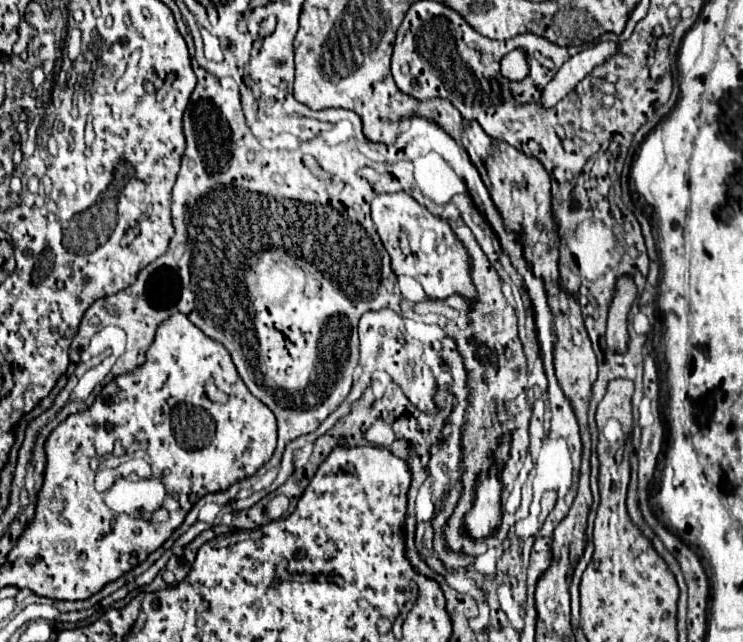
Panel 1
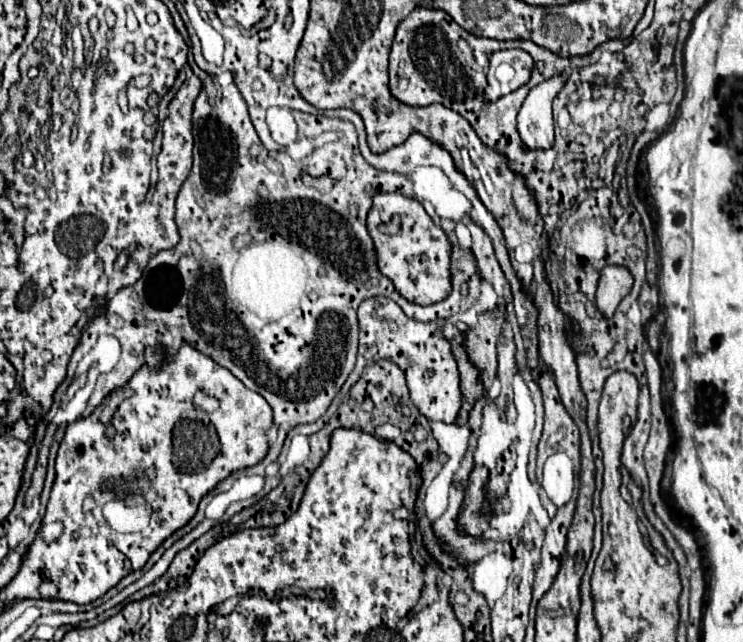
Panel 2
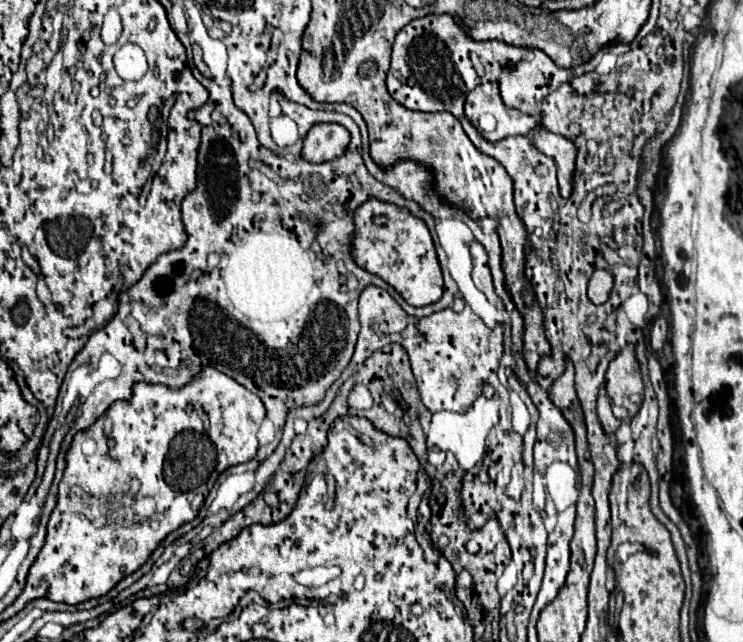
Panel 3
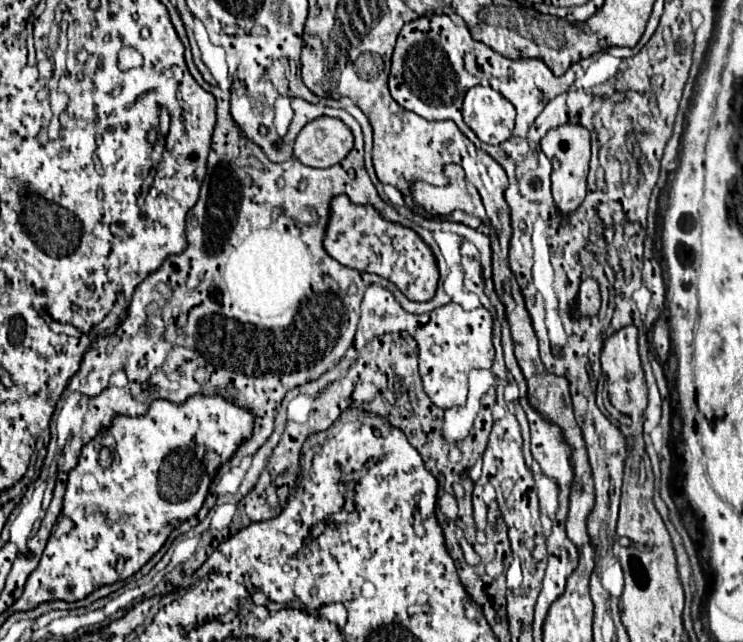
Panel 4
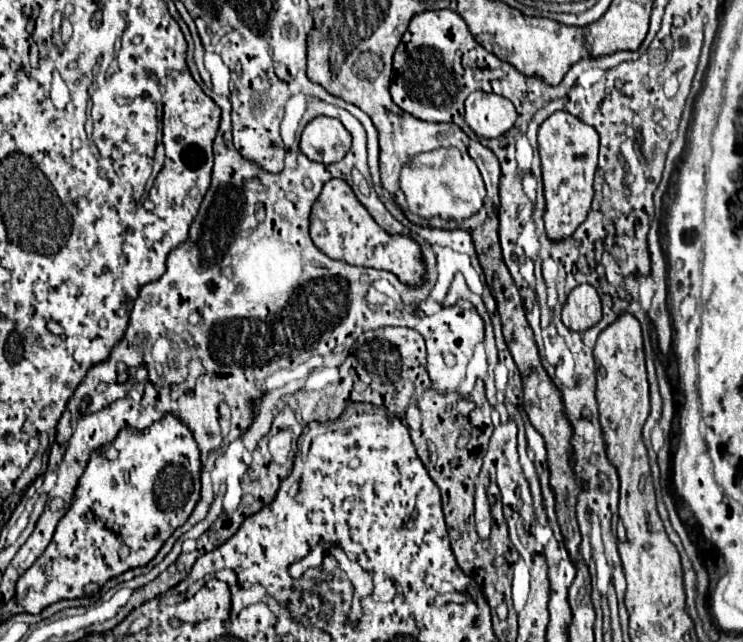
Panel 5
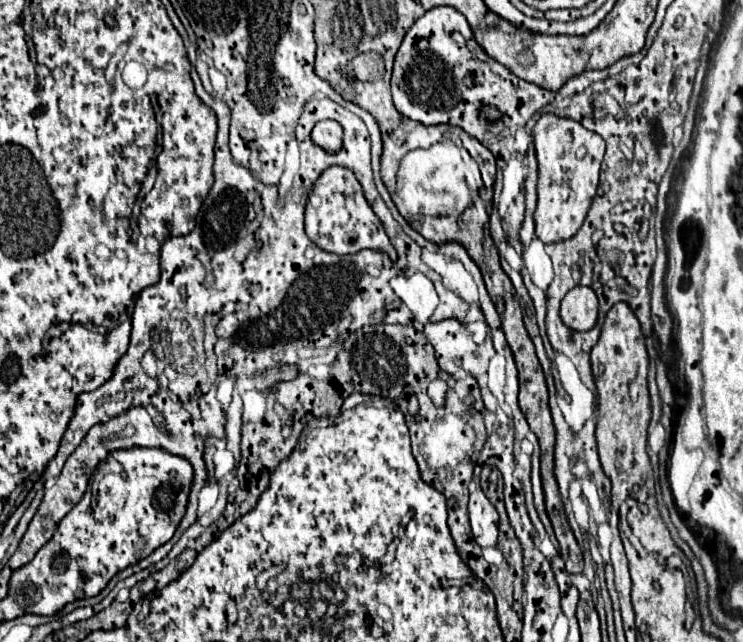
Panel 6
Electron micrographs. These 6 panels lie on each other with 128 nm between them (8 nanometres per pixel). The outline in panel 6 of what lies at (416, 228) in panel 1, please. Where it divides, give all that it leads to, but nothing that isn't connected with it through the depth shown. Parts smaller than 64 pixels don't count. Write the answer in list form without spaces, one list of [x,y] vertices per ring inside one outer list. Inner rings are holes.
[[[330,166],[318,176],[306,204],[306,234],[314,244],[328,252],[352,254],[362,248],[374,248],[396,260],[396,250],[392,248],[382,222],[366,202],[358,178],[344,166]]]

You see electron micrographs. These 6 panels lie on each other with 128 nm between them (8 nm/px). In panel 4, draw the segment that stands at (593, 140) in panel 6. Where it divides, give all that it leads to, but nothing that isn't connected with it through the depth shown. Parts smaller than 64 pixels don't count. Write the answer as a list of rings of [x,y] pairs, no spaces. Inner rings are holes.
[[[568,124],[568,140],[566,140],[566,134],[562,134],[560,128],[556,132],[550,130],[542,138],[542,152],[560,164],[552,166],[552,196],[556,210],[562,216],[570,216],[586,198],[586,188],[588,188],[586,178],[590,170],[590,132],[586,128],[580,128],[580,124]]]

